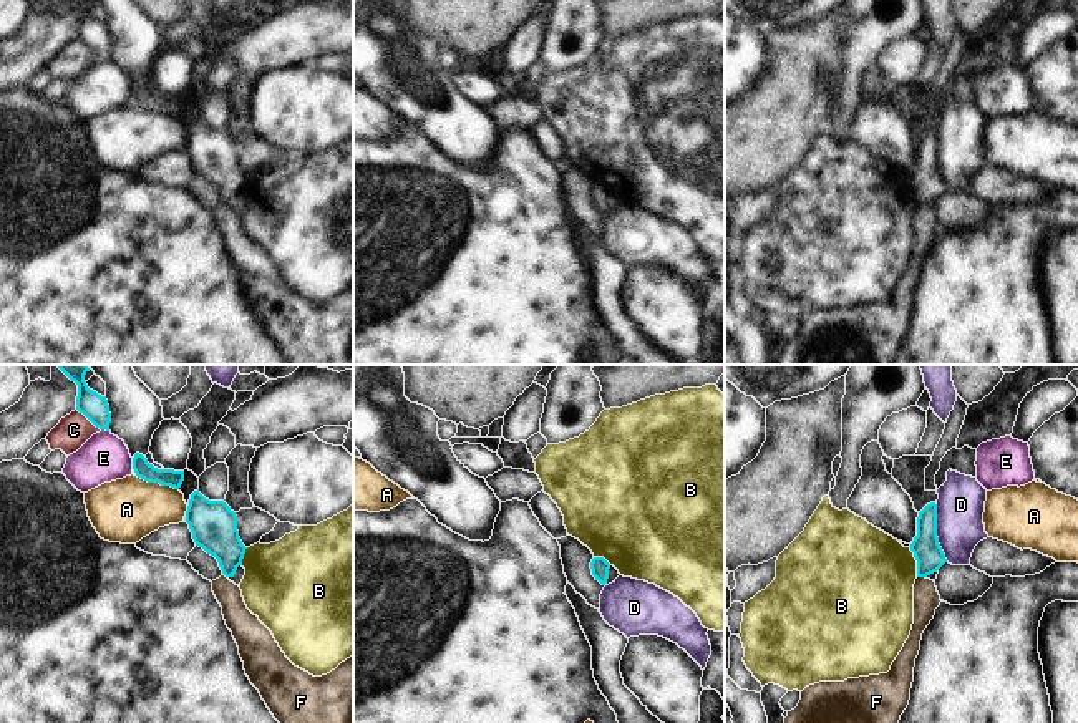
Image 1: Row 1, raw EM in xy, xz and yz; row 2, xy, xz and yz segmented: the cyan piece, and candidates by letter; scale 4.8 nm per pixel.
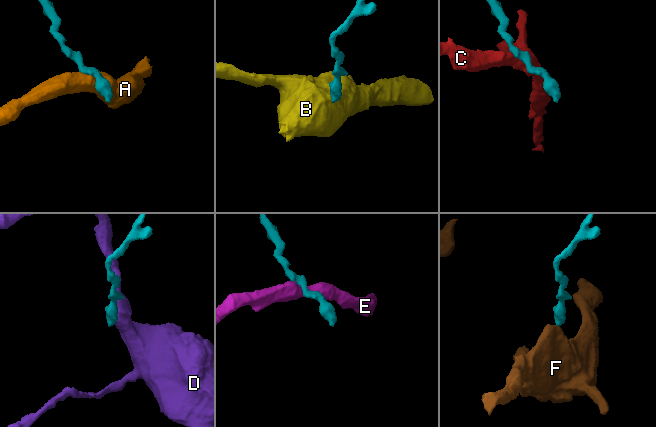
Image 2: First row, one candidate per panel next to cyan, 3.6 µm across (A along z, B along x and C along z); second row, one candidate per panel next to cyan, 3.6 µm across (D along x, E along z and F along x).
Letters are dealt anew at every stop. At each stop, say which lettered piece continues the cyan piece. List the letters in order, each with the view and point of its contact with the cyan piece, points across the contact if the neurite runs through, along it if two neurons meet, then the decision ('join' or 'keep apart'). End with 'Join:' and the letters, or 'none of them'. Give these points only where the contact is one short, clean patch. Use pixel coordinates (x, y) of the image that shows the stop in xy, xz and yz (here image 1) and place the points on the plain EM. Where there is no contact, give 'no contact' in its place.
A: meets cyan in xy at (158, 110); border along xy (136, 103), (178, 118); keep apart
B: meets cyan in yz at (917, 191); border along yz (909, 176), (916, 189), (917, 204); keep apart
C: meets cyan in xy at (88, 47); border along xy (77, 37), (100, 58); keep apart
D: meets cyan in yz at (936, 161); keep apart
E: meets cyan in xy at (133, 92); keep apart
F: meets cyan in yz at (921, 204); border along yz (917, 204), (924, 206); keep apart
Join: none of them

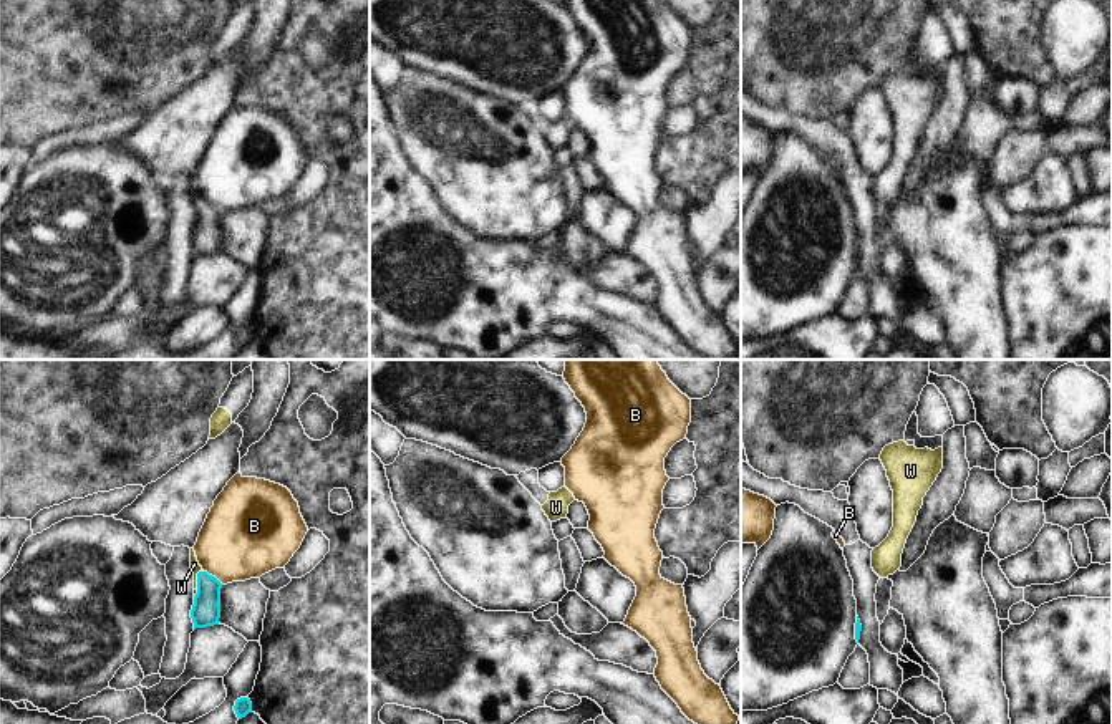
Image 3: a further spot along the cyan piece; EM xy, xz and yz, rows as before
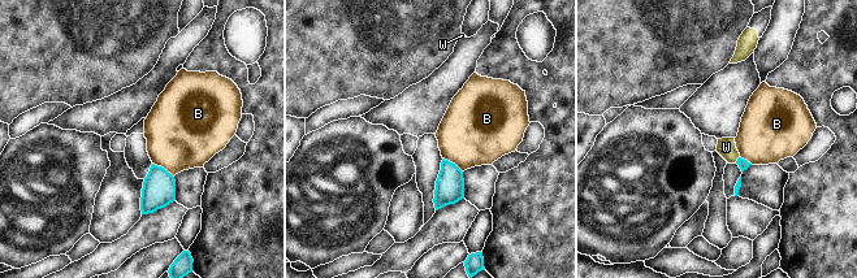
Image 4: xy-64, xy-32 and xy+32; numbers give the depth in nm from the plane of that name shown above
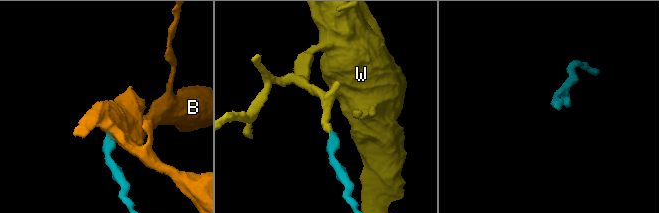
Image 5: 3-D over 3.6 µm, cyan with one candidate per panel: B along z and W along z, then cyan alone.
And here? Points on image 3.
B: meets cyan in xy at (214, 206); border along xy (204, 199), (222, 212); keep apart
W: meets cyan in xy at (198, 207); runs through xy (206, 239), (206, 216), (198, 207), (194, 193); join
Join: W

